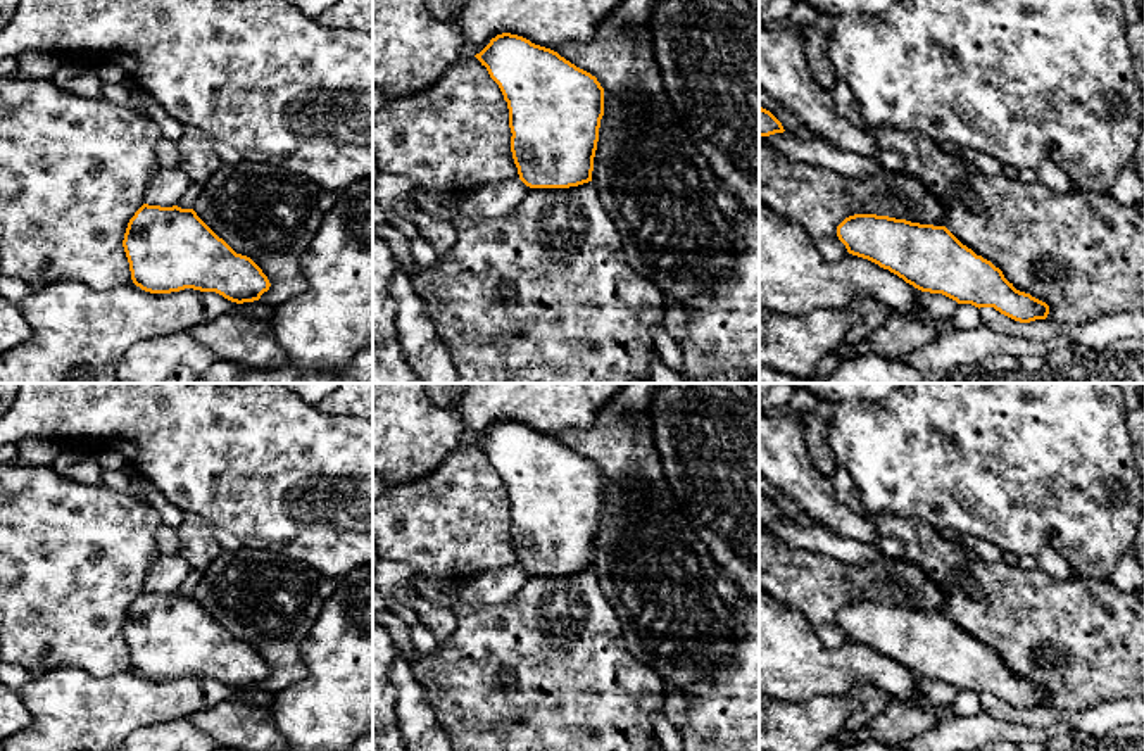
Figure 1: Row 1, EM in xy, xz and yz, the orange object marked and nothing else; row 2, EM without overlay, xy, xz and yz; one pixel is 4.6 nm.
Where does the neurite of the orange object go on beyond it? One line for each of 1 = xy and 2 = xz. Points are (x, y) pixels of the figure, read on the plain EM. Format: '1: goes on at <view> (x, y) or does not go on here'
1: does not go on here
2: does not go on here

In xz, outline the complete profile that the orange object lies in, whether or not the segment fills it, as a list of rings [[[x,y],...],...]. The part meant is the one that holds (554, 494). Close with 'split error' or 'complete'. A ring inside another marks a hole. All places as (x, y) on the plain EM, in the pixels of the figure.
[[[511,420],[497,421],[475,444],[507,489],[511,539],[519,566],[530,575],[569,575],[592,568],[604,502],[604,475],[597,464],[557,439]]]; complete

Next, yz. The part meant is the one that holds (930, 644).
[[[854,601],[837,613],[837,623],[849,641],[889,656],[921,678],[978,696],[994,694],[1020,710],[1049,701],[1046,689],[1016,677],[999,654],[963,632],[946,613]]]; complete

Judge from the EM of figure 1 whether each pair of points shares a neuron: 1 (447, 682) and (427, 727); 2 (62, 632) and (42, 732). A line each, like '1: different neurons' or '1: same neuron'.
1: different neurons
2: different neurons

